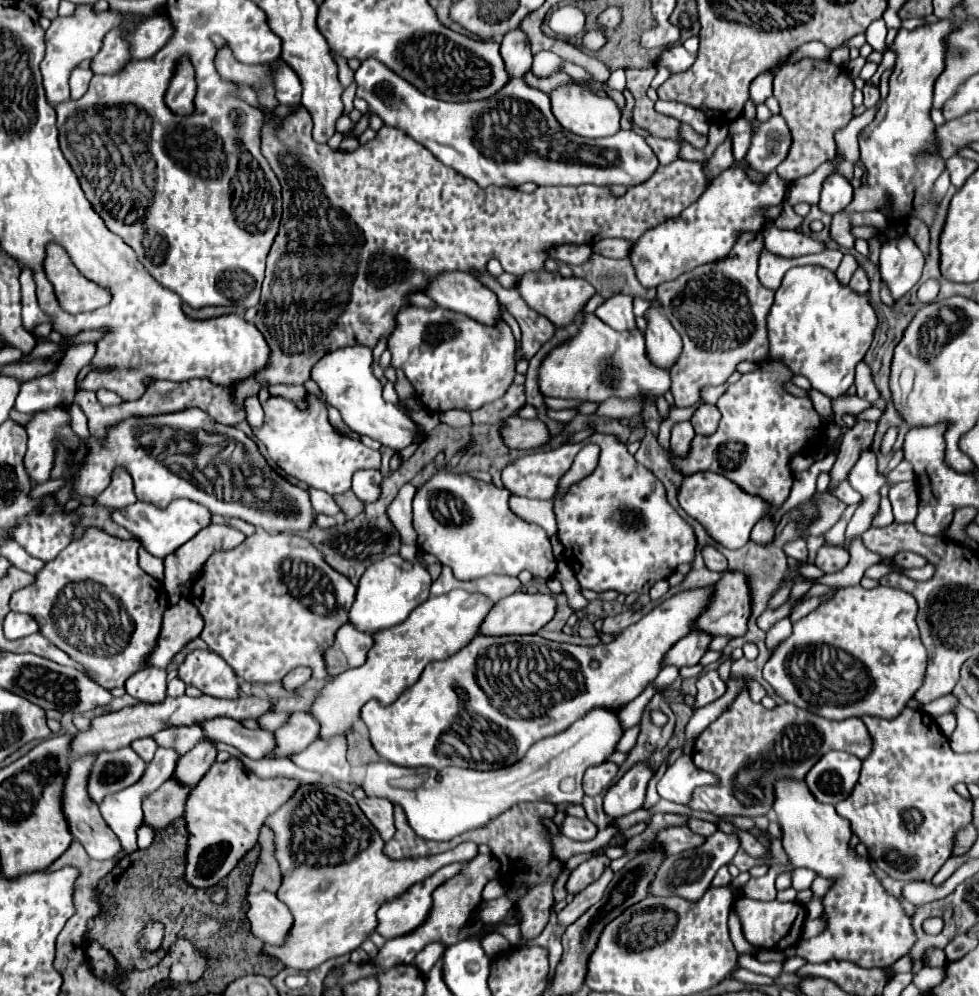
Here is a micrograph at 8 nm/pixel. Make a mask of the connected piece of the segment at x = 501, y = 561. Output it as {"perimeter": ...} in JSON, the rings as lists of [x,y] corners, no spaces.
{"perimeter":[[[446,469],[436,471],[426,483],[422,483],[414,495],[414,529],[418,533],[418,549],[424,553],[432,553],[440,559],[442,565],[448,565],[456,579],[478,579],[486,575],[512,575],[516,577],[520,571],[530,571],[534,577],[548,579],[556,573],[556,559],[552,555],[552,545],[546,531],[538,525],[526,523],[518,515],[514,515],[508,507],[508,489],[500,489],[496,485],[478,481],[468,475],[454,475]]]}

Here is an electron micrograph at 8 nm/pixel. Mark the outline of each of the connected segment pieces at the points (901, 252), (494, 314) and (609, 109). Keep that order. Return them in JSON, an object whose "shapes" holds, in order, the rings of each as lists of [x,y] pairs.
{"shapes":[[[[908,235],[898,241],[890,241],[880,249],[882,283],[886,283],[896,301],[918,283],[922,267],[924,257]]],[[[446,271],[446,275],[438,275],[424,293],[438,307],[464,313],[486,325],[494,325],[500,317],[498,297],[464,271]]],[[[566,83],[556,87],[550,93],[550,99],[552,99],[552,113],[566,131],[572,131],[580,137],[590,137],[590,139],[610,137],[620,131],[620,109],[610,97],[596,95],[590,89],[584,89],[576,83]]]]}

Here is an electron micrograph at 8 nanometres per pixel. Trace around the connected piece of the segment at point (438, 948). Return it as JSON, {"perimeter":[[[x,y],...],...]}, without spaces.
{"perimeter":[[[432,943],[432,945],[426,945],[426,949],[414,959],[414,965],[422,971],[422,973],[428,973],[430,967],[438,961],[438,957],[442,955],[444,951],[444,945],[442,943]]]}

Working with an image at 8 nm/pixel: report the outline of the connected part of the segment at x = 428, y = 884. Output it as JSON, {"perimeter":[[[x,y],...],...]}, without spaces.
{"perimeter":[[[464,863],[446,865],[430,879],[416,883],[414,887],[410,887],[410,891],[406,891],[398,899],[394,899],[392,903],[386,903],[378,911],[380,923],[378,923],[376,931],[386,939],[402,937],[402,935],[416,931],[428,919],[428,913],[432,909],[434,889],[440,887],[442,883],[446,883],[448,879],[456,877],[458,873],[462,873],[462,869],[464,869]]]}

